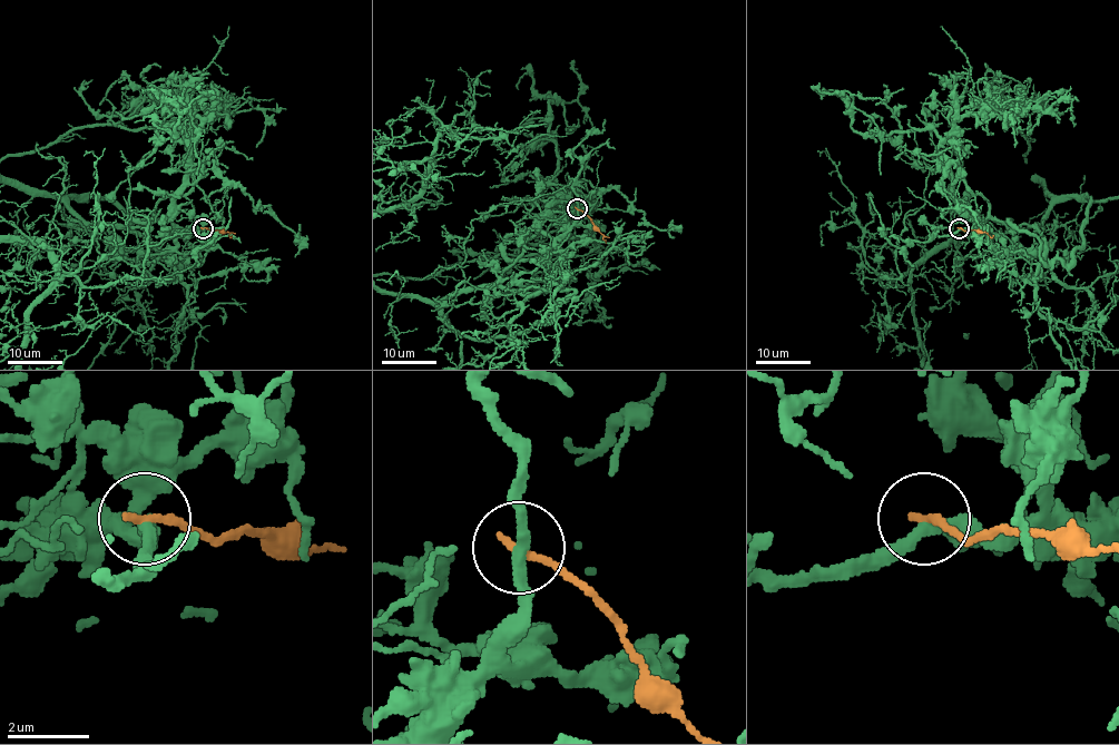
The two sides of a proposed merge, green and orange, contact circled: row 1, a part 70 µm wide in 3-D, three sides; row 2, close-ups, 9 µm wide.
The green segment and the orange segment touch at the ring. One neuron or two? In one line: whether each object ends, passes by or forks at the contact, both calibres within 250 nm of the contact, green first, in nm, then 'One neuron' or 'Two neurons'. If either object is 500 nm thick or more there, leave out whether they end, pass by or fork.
At the ring green forks. At the ring orange ends. Thickness 240 nm (green) against 200 nm. Two neurons

